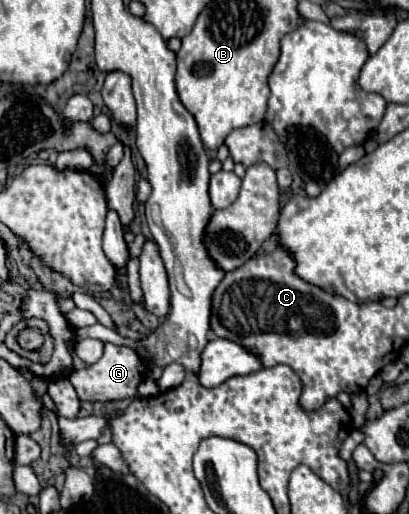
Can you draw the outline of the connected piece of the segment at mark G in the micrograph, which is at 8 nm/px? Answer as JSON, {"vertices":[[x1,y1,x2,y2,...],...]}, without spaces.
{"vertices":[[112,343,104,345,104,355,100,361,96,361,94,365,86,367,86,369,78,369,74,371,68,379,74,385,78,397,82,401,120,401,120,399,128,399,128,397,138,397,138,385,144,381,148,373,148,365,142,357,138,357,136,351,128,349,128,347,118,347]]}

